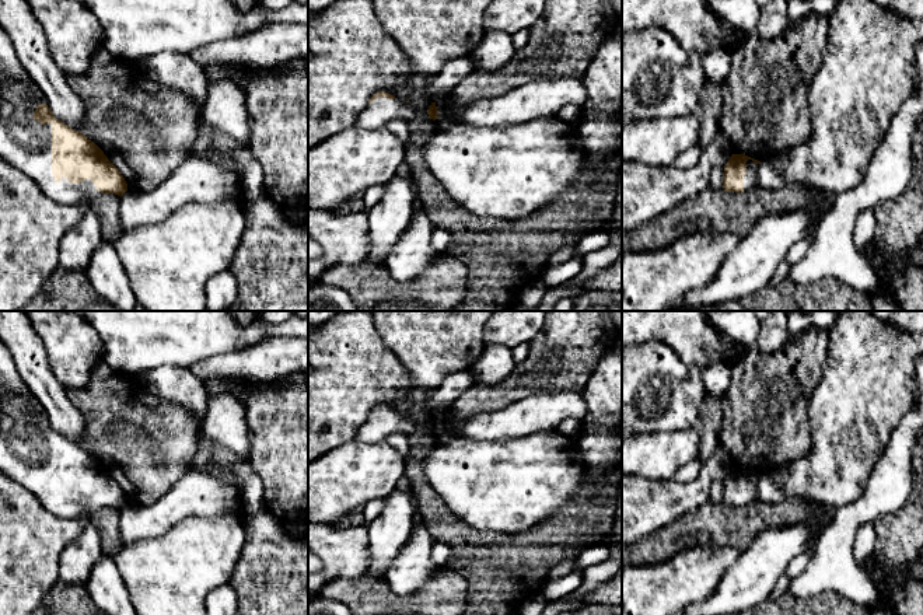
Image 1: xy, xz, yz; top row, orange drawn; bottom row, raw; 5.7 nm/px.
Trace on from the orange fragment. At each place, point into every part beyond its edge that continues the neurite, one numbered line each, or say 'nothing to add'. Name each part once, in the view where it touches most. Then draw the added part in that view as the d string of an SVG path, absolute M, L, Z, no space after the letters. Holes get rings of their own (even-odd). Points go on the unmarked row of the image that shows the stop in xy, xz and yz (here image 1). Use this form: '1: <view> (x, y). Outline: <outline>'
1: xy (25, 458). Outline: M0 340L0 472L32 492L52 514L71 520L91 514L101 506L91 493L70 497L66 492L57 497L52 488L52 438L41 438L34 433L34 424L45 417L34 401L29 388L20 377L11 352Z

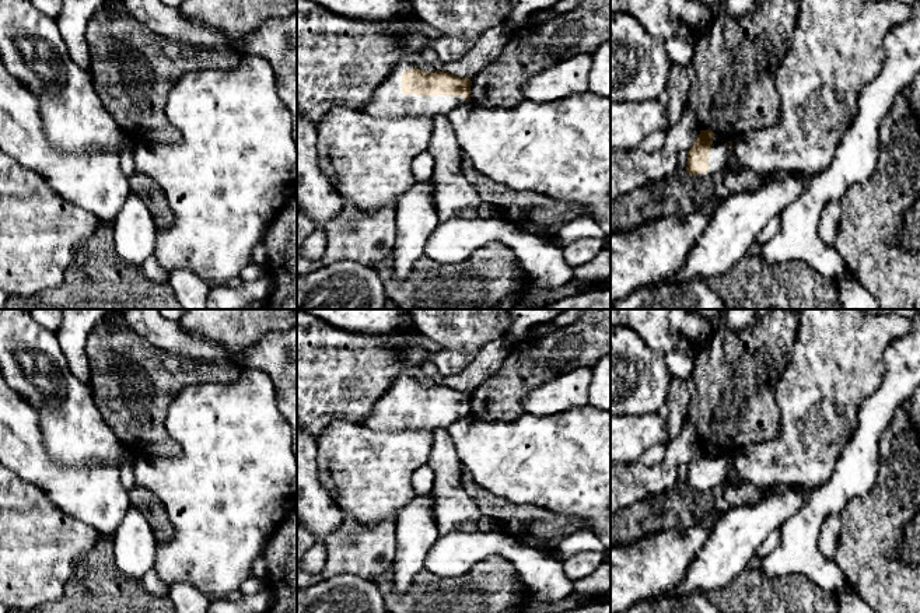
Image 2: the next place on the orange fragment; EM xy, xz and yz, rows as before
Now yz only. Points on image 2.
1: yz (720, 462). Outline: M714 449L711 456L711 469L709 472L709 486L699 487L697 491L709 491L721 486L727 480L730 466L730 456L720 449Z

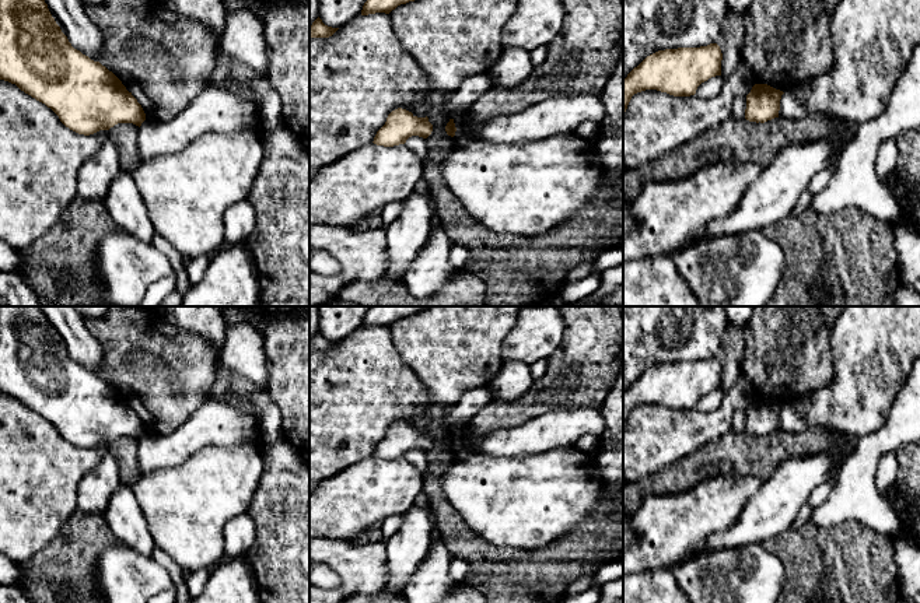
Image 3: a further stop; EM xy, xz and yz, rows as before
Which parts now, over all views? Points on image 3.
nothing to add

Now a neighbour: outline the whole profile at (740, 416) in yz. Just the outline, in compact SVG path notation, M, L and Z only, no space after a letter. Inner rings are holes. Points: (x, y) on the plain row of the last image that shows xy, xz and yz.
M735 410L732 414L732 432L742 434L745 432L745 423L746 423L746 410Z

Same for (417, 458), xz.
M412 449L405 456L409 462L412 462L423 474L426 474L427 470L427 456L426 452L419 449Z

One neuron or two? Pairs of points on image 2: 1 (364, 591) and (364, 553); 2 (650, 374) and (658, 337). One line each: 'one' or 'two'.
1: two
2: two

